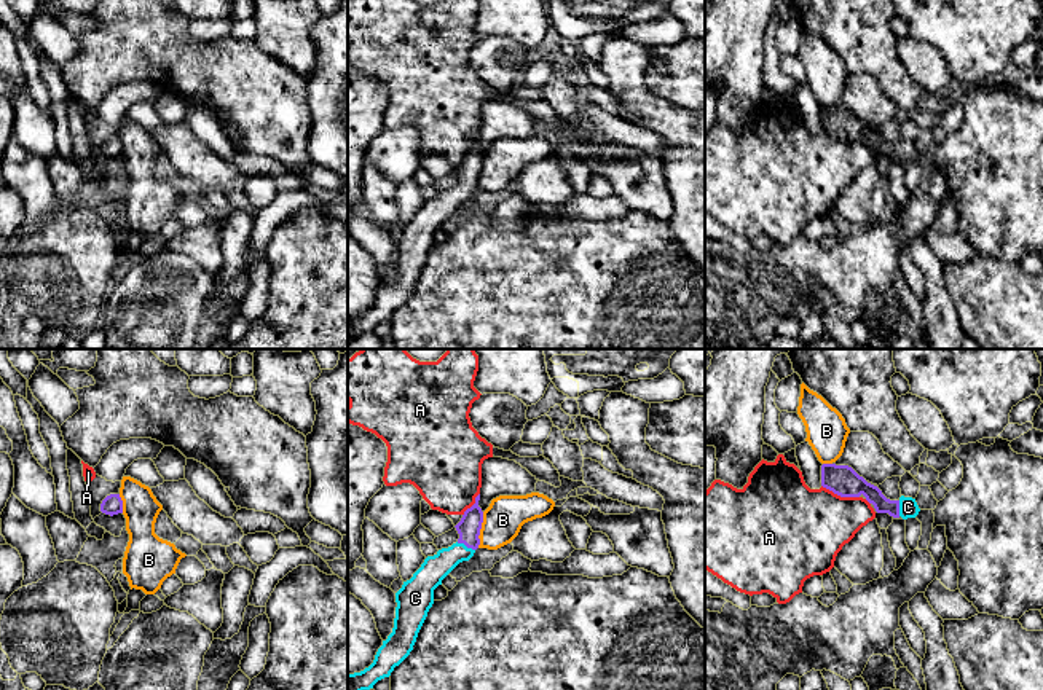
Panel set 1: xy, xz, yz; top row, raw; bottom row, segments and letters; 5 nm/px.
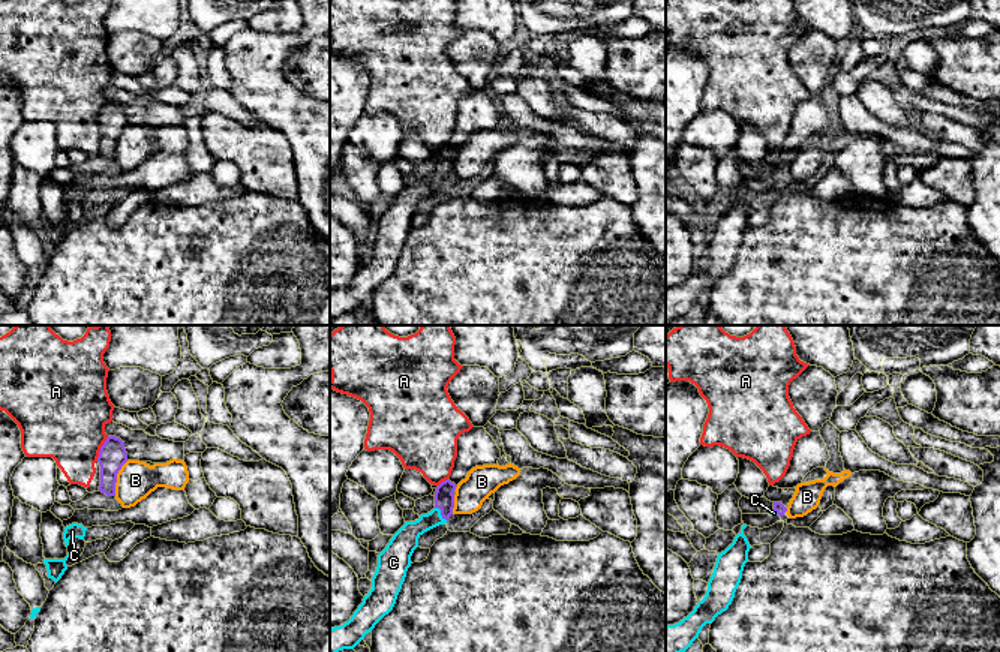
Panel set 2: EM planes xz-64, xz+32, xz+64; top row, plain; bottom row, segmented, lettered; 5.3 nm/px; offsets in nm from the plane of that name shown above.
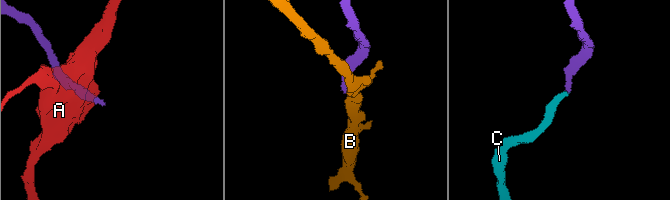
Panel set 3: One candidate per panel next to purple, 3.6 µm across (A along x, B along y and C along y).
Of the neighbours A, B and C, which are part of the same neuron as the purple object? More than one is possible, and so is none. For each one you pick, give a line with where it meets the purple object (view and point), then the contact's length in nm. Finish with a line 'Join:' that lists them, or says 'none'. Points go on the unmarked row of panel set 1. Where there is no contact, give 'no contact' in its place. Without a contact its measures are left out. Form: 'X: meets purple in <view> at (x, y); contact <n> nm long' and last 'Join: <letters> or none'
C: meets purple in xz at (466, 188); contact 100 nm long
Join: C

